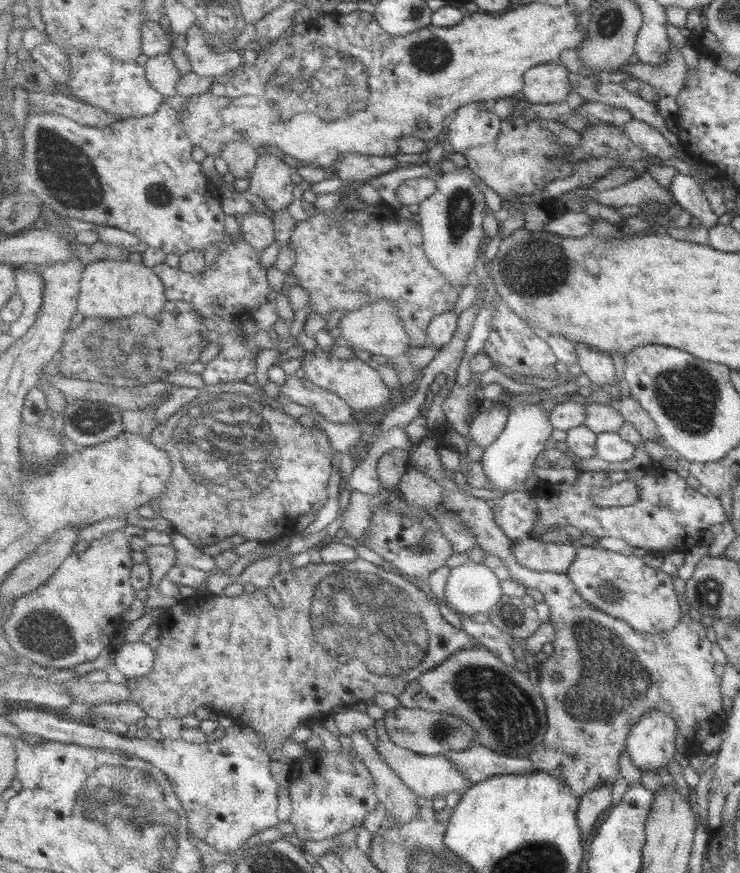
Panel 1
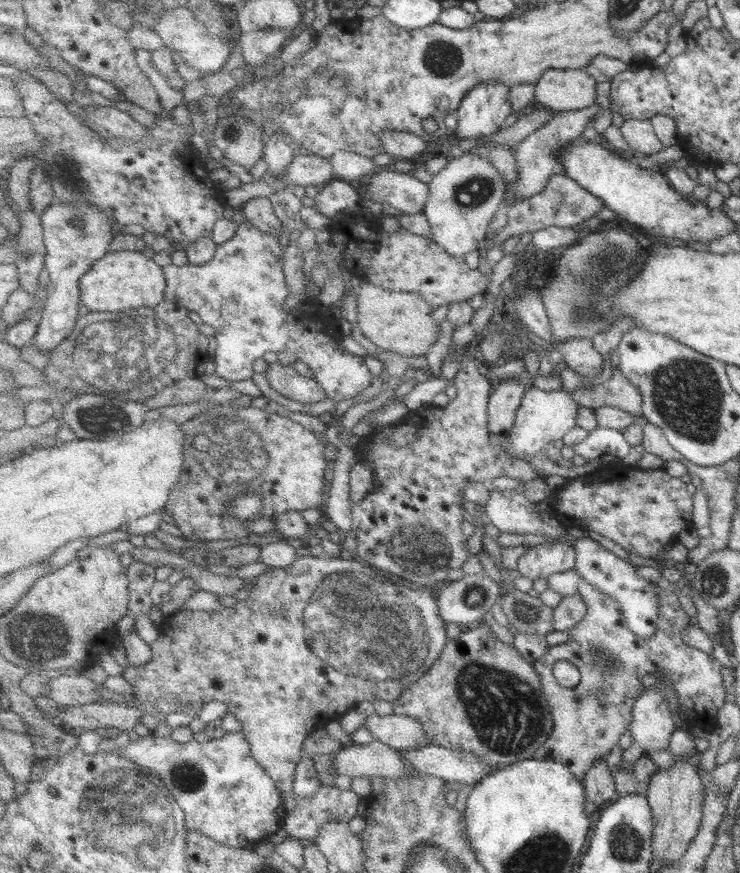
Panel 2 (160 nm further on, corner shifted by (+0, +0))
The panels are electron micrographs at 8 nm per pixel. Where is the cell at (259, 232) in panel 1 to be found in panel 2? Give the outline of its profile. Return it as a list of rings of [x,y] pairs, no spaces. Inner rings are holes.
[[[270,197],[254,198],[242,208],[242,211],[246,218],[248,218],[248,221],[252,221],[263,231],[279,238],[284,224],[283,220],[276,214],[275,207]]]

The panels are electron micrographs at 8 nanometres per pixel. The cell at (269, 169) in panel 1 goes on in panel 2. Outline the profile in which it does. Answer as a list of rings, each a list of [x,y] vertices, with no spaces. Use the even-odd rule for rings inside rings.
[[[272,133],[266,144],[265,158],[268,164],[268,174],[274,174],[276,178],[284,180],[288,166],[294,162],[297,155],[291,146],[292,141],[286,134]]]

